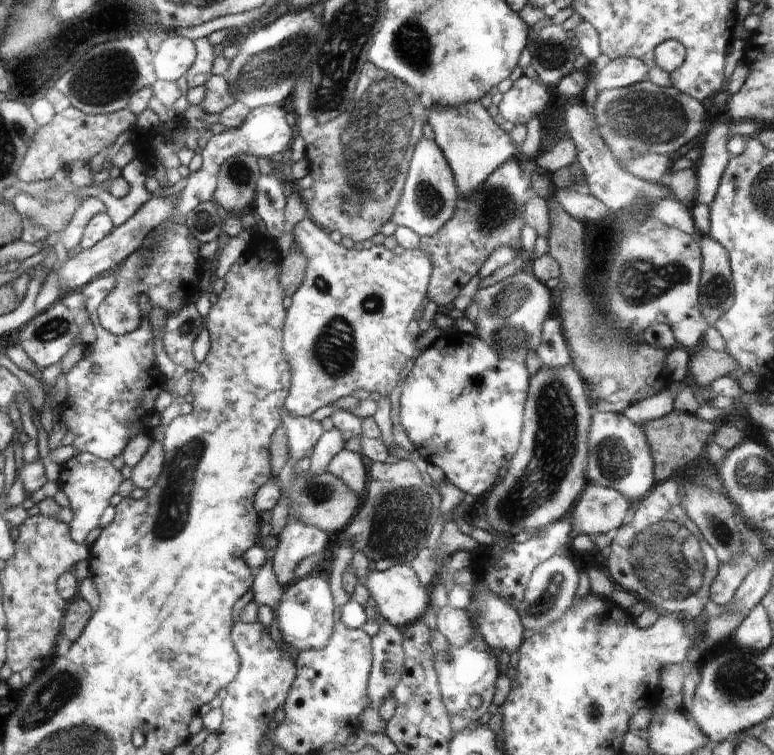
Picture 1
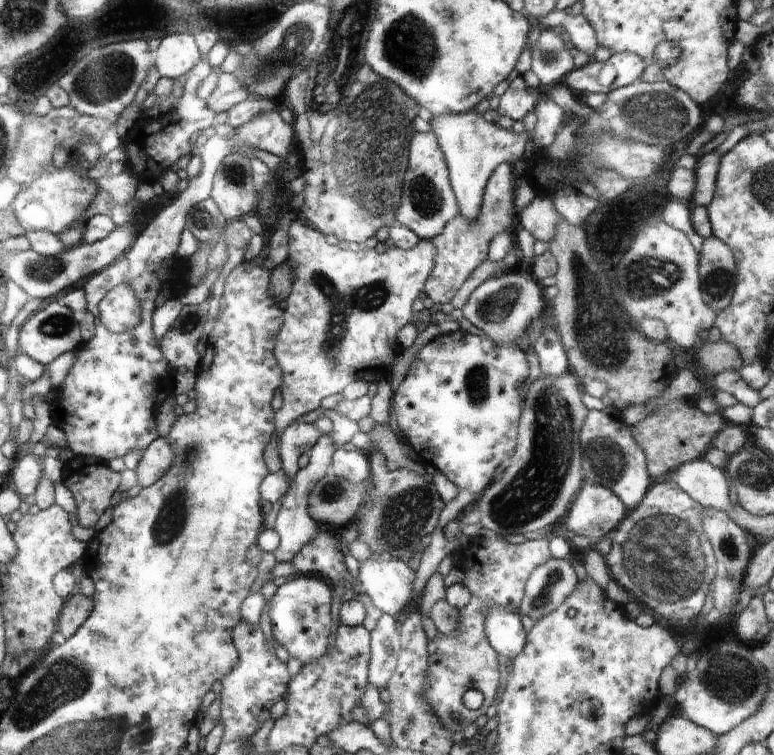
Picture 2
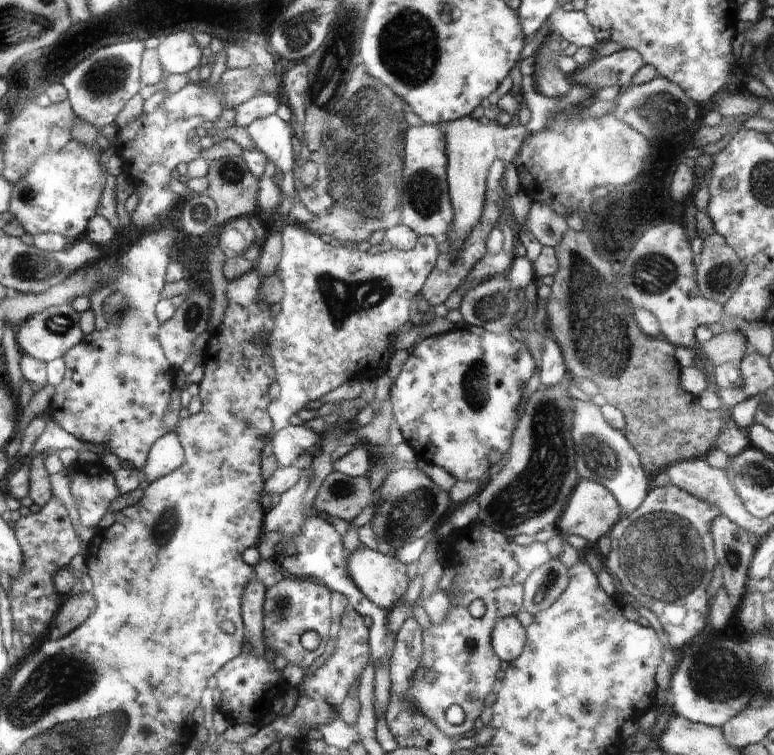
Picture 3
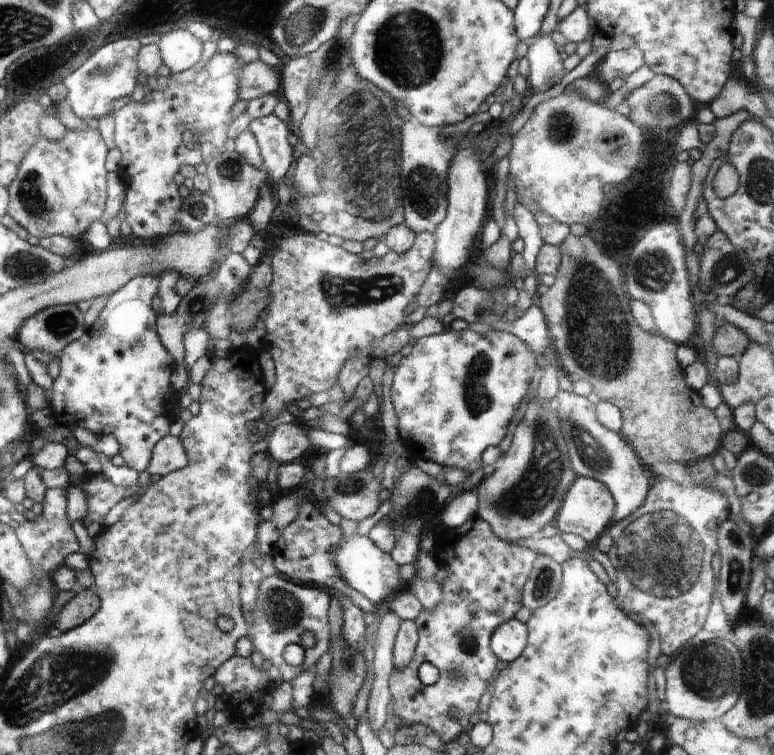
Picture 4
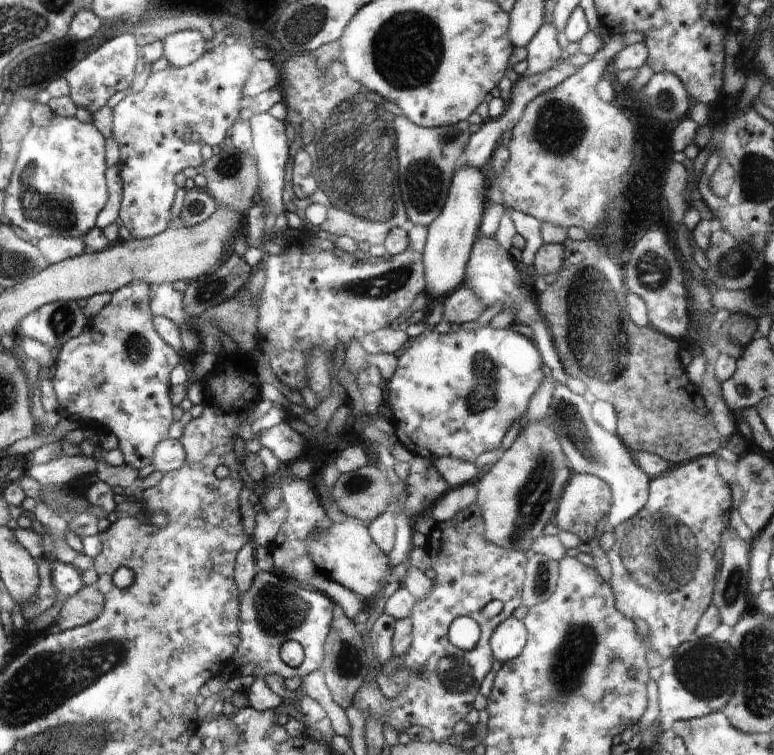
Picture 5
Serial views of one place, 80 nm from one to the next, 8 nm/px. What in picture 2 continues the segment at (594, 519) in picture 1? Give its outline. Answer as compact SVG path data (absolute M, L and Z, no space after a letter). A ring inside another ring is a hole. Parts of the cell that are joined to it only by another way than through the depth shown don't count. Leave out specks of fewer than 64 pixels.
M586 483L562 524L569 535L598 540L607 532L616 530L626 516L628 508L613 490L604 485Z

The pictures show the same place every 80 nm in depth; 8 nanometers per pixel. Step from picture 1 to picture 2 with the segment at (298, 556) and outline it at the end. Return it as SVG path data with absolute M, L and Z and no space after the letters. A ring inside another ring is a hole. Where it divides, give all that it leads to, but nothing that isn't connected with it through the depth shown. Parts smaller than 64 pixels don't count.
M330 434L322 435L316 445L309 452L309 462L304 468L297 472L297 476L288 490L288 494L281 499L281 508L278 512L276 522L272 526L273 530L278 532L280 543L273 552L278 562L292 562L298 552L316 538L316 530L318 530L317 522L308 514L308 494L312 487L326 474L330 472L331 456L336 450L332 443Z

